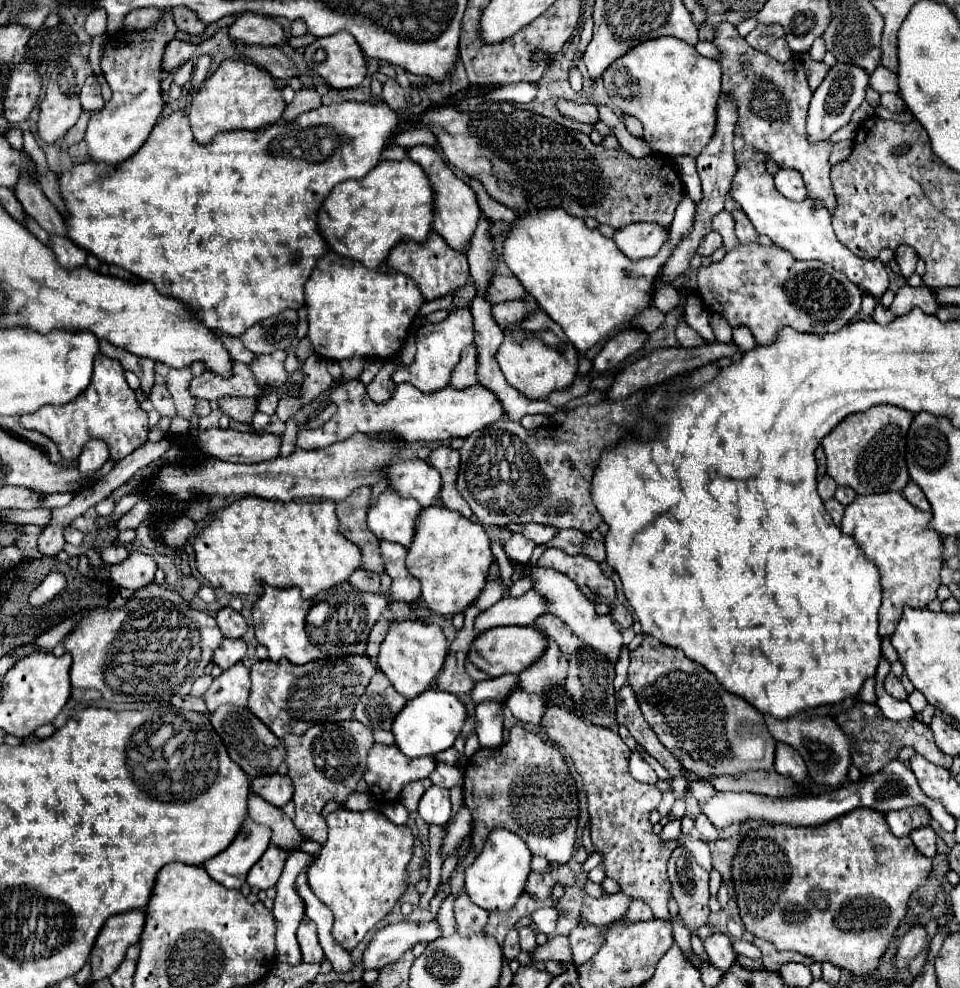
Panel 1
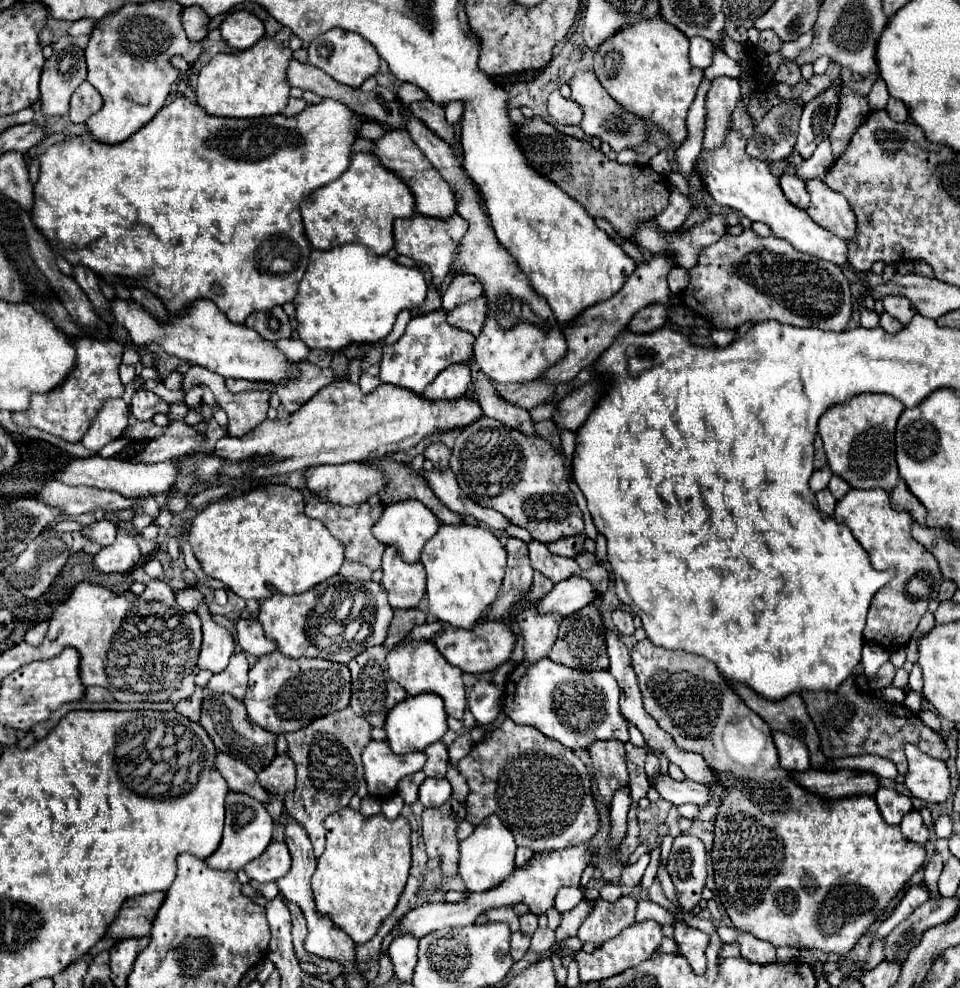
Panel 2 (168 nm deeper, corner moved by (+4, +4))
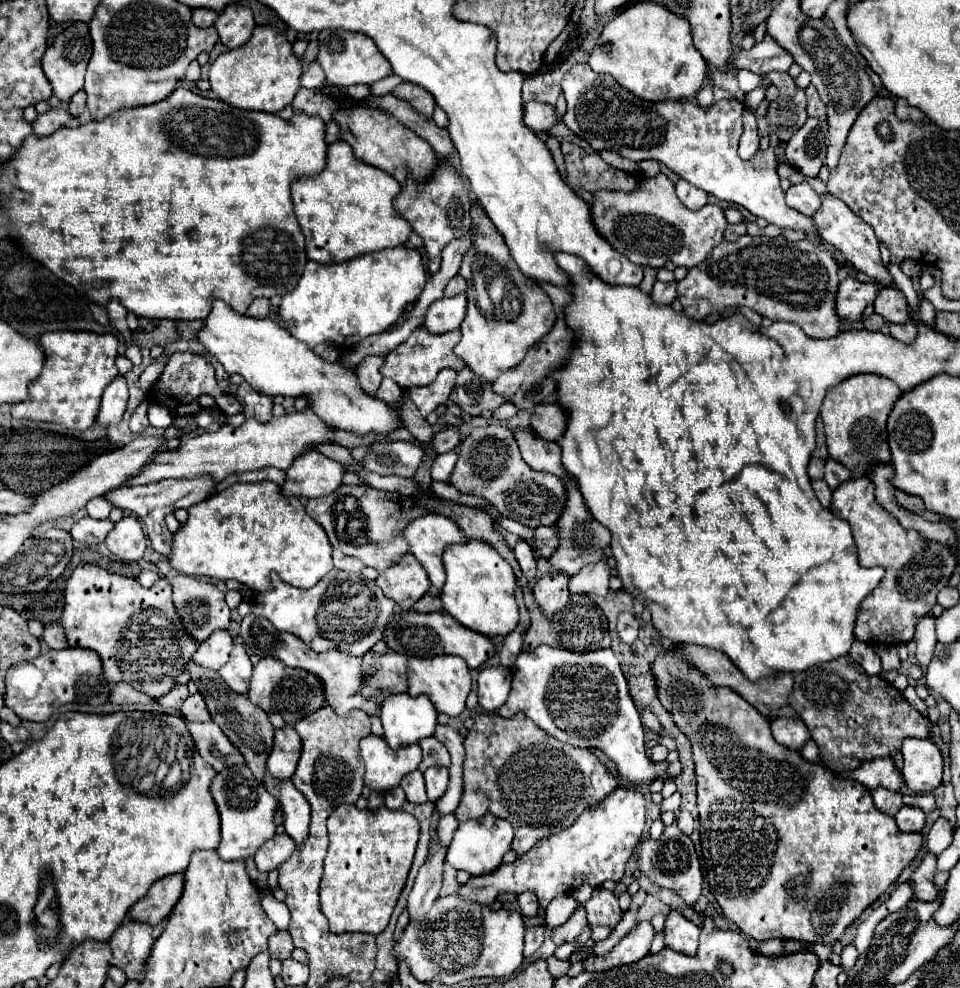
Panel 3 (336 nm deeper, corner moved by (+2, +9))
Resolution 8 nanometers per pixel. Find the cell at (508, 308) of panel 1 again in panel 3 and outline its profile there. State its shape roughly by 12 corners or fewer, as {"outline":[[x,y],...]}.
{"outline":[[467,297],[437,299],[423,327],[433,335],[461,327]]}

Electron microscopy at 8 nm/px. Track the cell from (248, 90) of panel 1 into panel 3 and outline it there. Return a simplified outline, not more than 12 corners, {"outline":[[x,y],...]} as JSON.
{"outline":[[257,25],[211,63],[231,107],[277,113],[301,89],[285,35]]}

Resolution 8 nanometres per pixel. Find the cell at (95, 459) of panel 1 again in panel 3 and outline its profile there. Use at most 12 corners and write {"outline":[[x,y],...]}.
{"outline":[[117,375],[103,393],[97,421],[119,423],[125,413],[125,377]]}

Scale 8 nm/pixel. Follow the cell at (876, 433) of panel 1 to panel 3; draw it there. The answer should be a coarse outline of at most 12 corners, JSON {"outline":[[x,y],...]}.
{"outline":[[875,373],[829,387],[829,457],[857,477],[891,455],[885,423],[901,389]]}

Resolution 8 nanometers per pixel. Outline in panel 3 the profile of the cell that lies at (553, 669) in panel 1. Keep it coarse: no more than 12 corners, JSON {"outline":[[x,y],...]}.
{"outline":[[545,573],[533,585],[549,615],[569,603],[569,575]]}

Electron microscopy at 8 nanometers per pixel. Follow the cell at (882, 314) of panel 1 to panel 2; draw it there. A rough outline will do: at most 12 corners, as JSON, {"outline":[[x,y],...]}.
{"outline":[[881,312],[881,324],[887,332],[899,332],[903,328],[899,320]]}

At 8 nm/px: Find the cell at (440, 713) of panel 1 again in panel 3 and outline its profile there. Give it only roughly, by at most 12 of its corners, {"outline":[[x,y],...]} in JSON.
{"outline":[[391,695],[379,717],[391,749],[431,737],[425,695]]}

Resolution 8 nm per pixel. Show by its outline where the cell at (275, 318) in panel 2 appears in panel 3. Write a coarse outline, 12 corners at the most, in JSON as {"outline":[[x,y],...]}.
{"outline":[[259,297],[249,305],[247,315],[265,319],[271,311],[269,299]]}

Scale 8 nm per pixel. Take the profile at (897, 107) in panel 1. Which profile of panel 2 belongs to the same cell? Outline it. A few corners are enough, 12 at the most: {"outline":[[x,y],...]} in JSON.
{"outline":[[889,98],[885,110],[895,122],[909,118],[905,104]]}

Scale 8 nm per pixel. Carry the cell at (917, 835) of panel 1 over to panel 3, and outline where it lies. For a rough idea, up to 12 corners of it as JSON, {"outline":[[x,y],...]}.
{"outline":[[903,805],[895,815],[901,831],[921,831],[925,813]]}

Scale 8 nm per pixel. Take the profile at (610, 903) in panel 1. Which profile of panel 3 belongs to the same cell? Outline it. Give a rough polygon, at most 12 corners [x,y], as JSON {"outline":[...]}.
{"outline":[[583,907],[551,929],[555,945],[569,943],[587,925]]}

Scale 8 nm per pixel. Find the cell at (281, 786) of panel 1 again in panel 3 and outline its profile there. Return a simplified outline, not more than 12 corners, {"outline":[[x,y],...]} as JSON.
{"outline":[[293,725],[275,729],[267,769],[291,779],[301,755]]}

